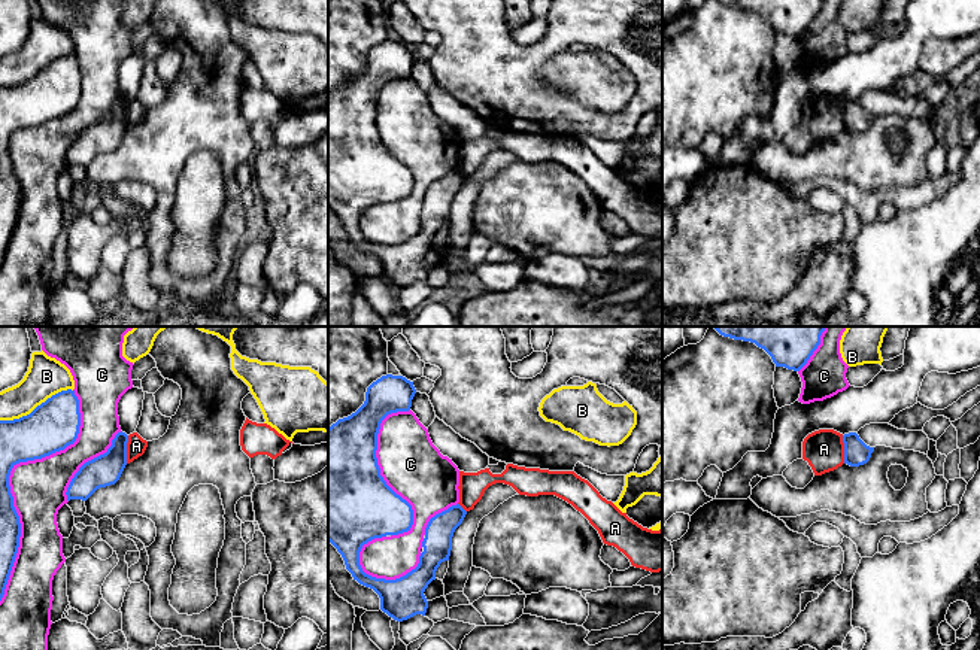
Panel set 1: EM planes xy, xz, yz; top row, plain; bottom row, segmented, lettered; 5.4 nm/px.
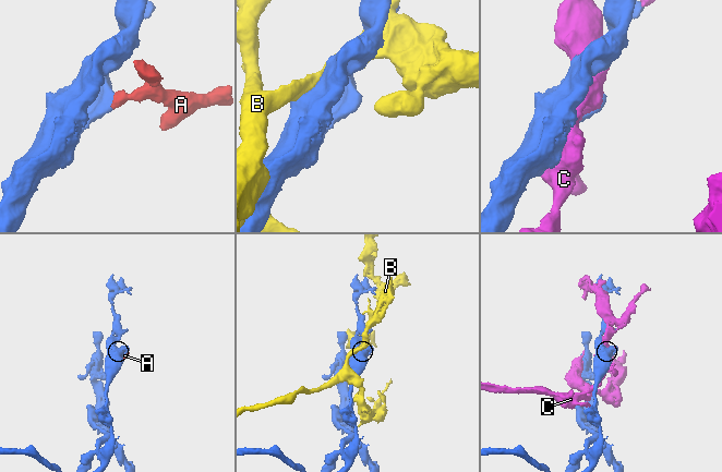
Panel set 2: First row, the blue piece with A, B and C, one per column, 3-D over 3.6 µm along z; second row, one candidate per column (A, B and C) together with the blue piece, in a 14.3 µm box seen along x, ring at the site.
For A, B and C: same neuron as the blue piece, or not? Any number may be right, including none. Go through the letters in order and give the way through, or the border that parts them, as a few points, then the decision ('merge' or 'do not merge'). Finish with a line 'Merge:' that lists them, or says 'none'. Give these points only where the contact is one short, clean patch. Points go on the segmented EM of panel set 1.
A: border along xy (129, 436), (126, 462); do not merge
B: do not merge
C: do not merge
Merge: none

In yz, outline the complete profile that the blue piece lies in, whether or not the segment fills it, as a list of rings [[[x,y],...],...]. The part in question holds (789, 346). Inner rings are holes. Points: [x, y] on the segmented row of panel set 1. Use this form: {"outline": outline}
{"outline": [[[710,326],[720,335],[755,343],[776,364],[800,371],[820,344],[825,326]]]}

